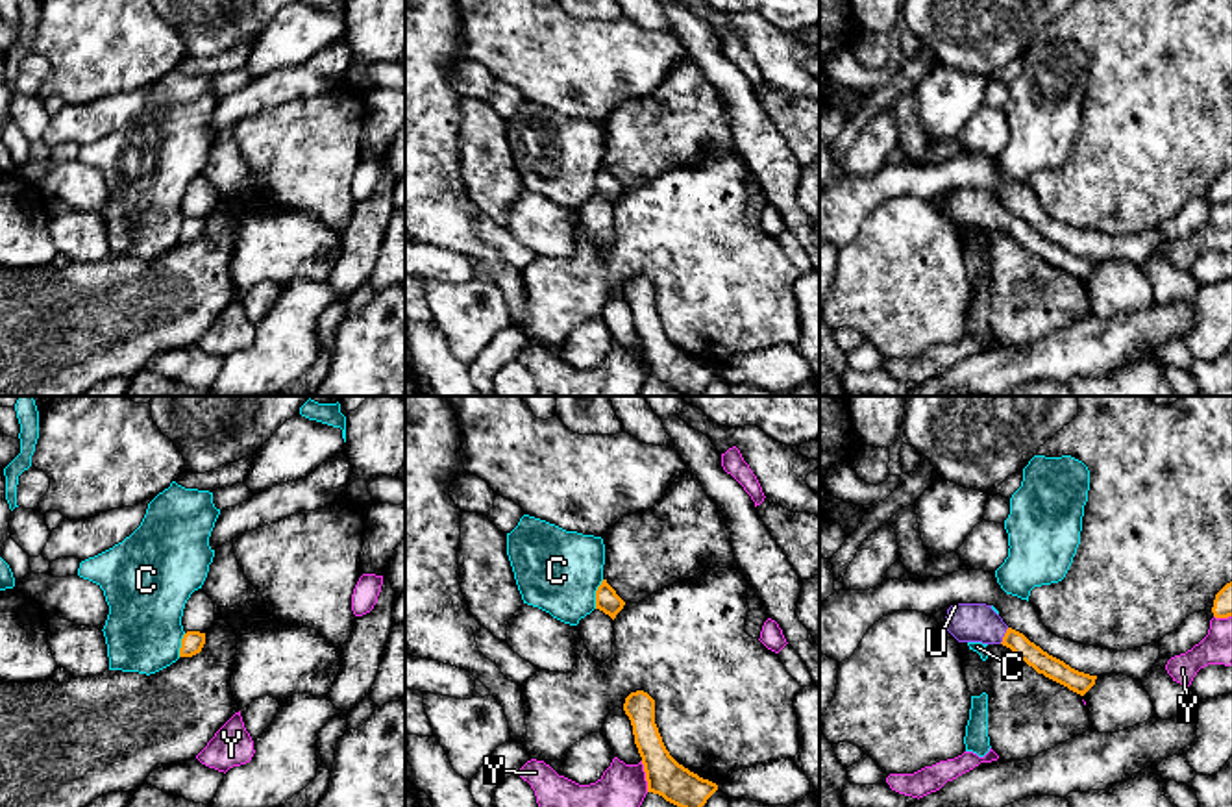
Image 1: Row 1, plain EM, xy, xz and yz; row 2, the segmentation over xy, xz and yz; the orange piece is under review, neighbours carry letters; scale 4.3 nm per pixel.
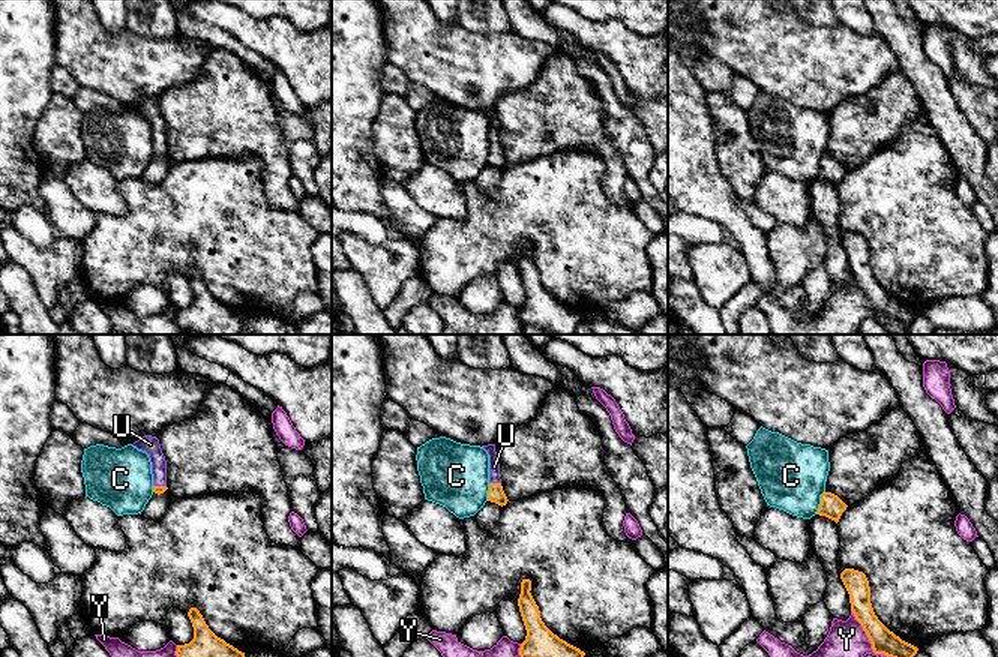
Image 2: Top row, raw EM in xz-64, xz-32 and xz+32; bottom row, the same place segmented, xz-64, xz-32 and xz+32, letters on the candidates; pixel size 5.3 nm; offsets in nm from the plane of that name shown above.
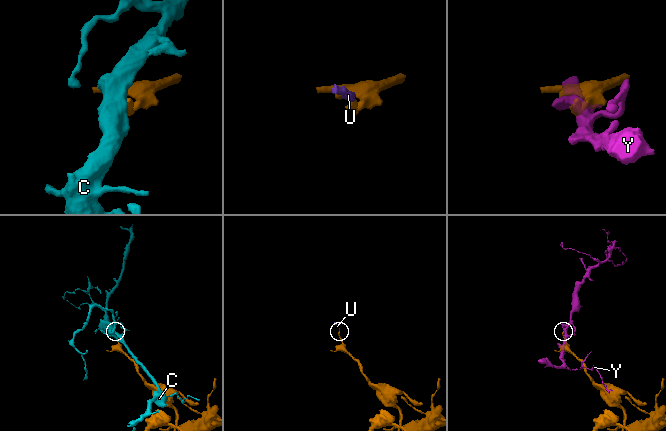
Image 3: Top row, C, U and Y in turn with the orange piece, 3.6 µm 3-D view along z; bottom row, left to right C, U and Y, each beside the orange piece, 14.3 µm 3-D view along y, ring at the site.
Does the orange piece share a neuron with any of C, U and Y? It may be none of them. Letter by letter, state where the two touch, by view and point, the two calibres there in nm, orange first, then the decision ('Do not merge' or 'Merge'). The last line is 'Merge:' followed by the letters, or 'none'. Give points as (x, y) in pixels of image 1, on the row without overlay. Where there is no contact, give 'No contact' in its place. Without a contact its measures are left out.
C: Touches orange at xz (596, 180). Thickness 100 nm (orange) against 360 nm. Do not merge
U: Touches orange at yz (1005, 221). Thickness 90 nm (orange) against 180 nm. Merge
Y: Touches orange at xz (646, 361). Thickness 170 nm (orange) against 280 nm. Do not merge
Merge: U

